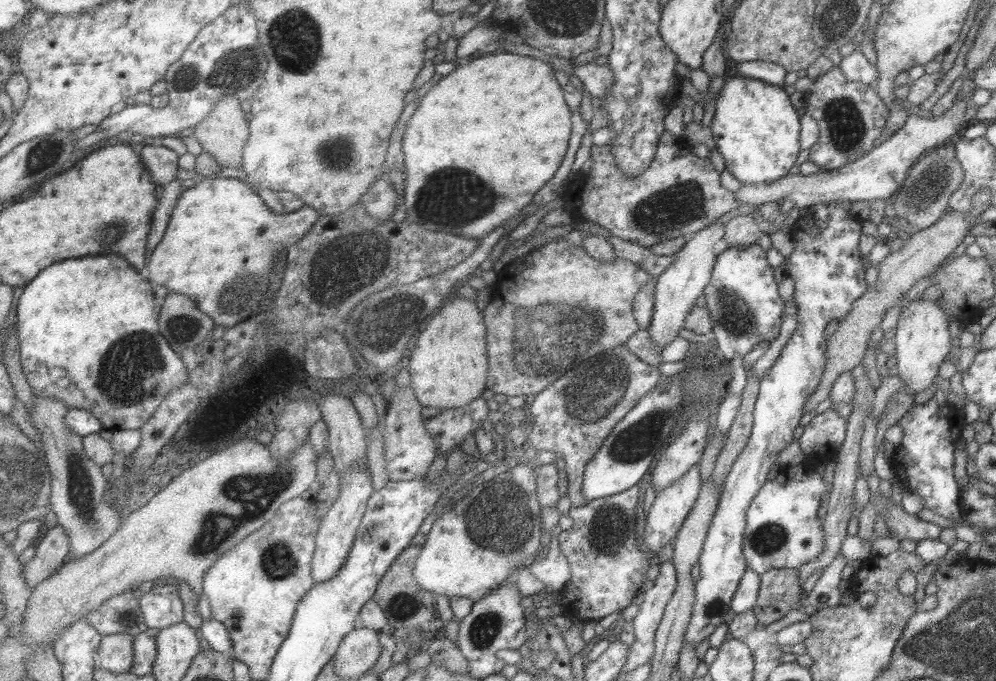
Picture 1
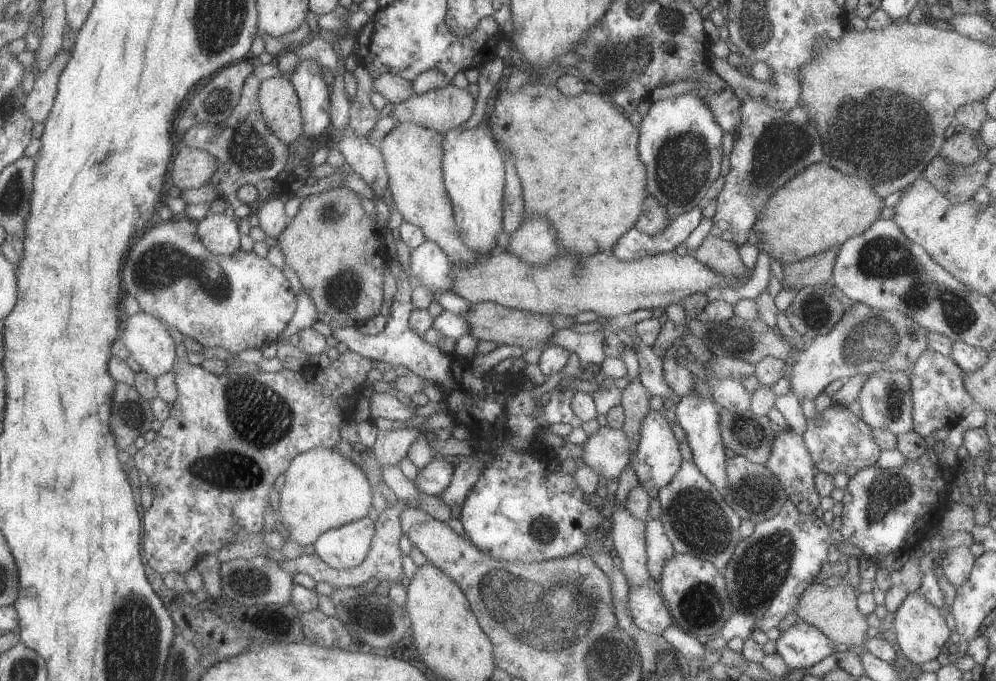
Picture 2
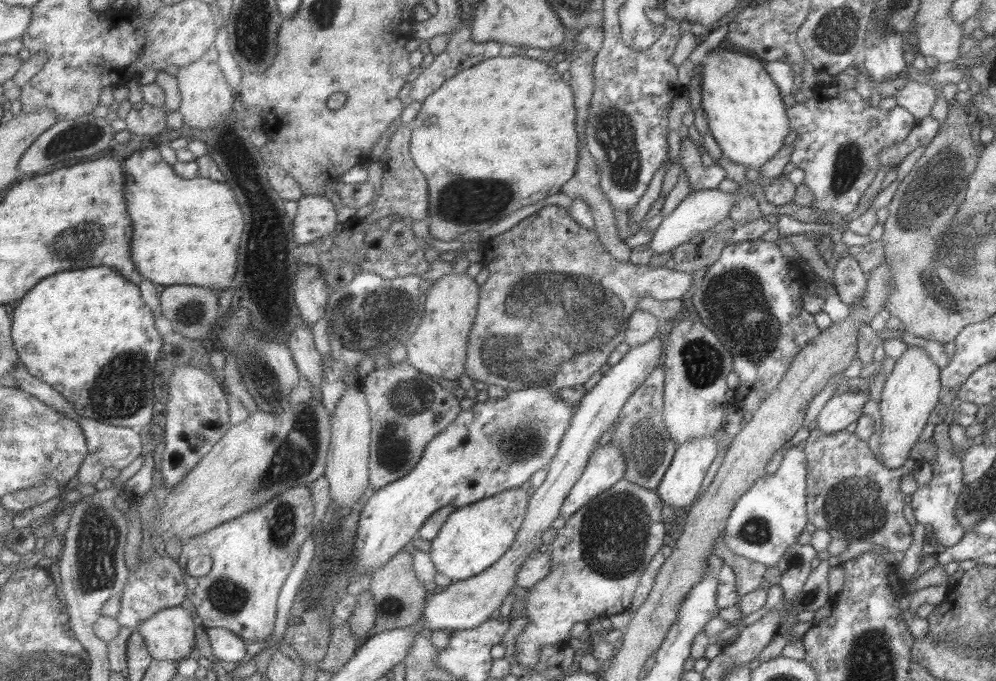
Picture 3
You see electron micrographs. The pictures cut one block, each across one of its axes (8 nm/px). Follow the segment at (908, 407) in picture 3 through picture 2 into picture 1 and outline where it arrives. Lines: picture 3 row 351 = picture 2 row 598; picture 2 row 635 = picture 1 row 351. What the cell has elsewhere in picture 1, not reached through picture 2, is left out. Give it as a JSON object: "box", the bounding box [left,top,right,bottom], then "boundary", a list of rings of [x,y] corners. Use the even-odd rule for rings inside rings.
{"box":[892,295,953,397],"boundary":[[[920,295],[902,308],[892,340],[895,345],[895,360],[897,360],[896,375],[903,382],[900,389],[904,390],[905,394],[913,397],[918,392],[929,388],[937,376],[937,370],[944,361],[945,355],[953,353],[947,320],[943,310],[937,306],[936,300],[924,300]]]}

